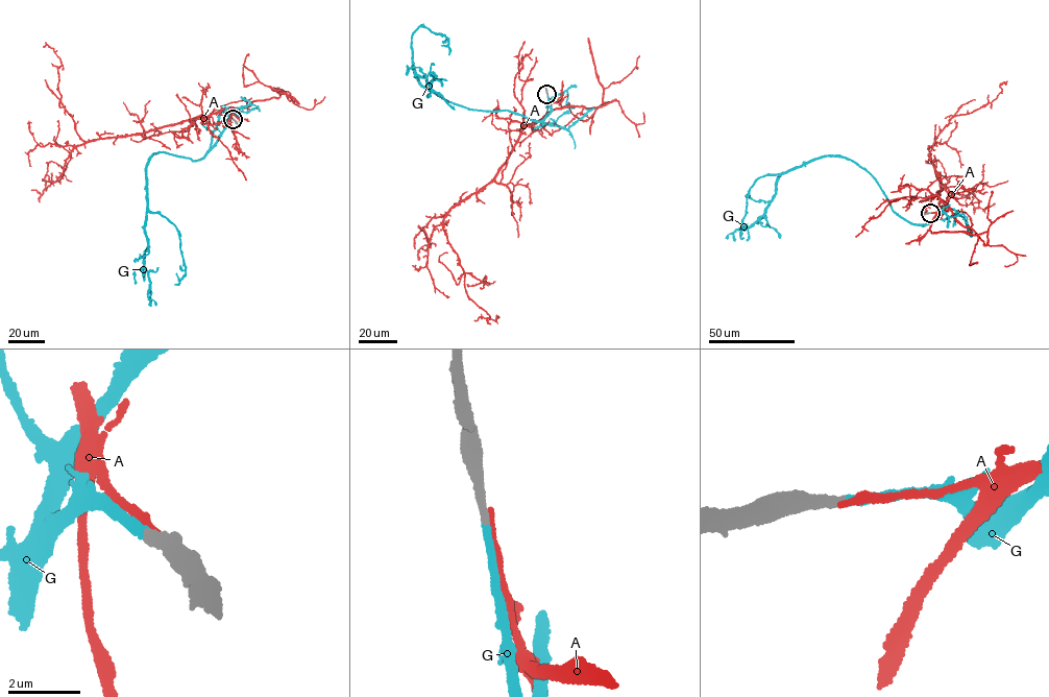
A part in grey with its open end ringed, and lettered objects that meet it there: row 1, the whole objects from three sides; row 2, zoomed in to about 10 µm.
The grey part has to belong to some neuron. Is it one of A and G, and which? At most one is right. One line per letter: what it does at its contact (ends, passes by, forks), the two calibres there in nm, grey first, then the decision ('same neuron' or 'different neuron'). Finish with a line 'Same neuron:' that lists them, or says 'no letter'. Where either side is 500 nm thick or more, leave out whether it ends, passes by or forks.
A: it ends | 280/190 nm | different neuron
G: it ends | 280/240 nm | same neuron
Same neuron: G

